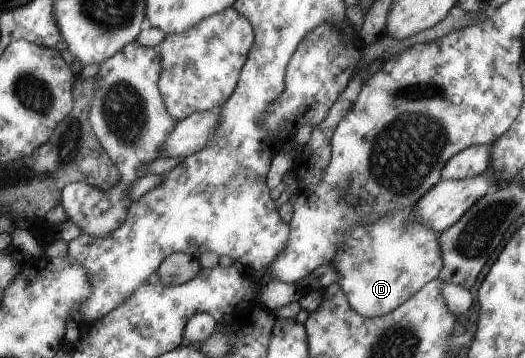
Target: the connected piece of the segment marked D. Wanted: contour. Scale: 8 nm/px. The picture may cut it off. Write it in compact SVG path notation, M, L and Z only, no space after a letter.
M400 210L387 214L374 224L359 224L347 234L345 243L332 261L342 276L338 285L343 288L351 307L360 315L368 318L386 315L442 275L443 252L439 246L439 234L423 224L410 223L407 217L407 211Z

